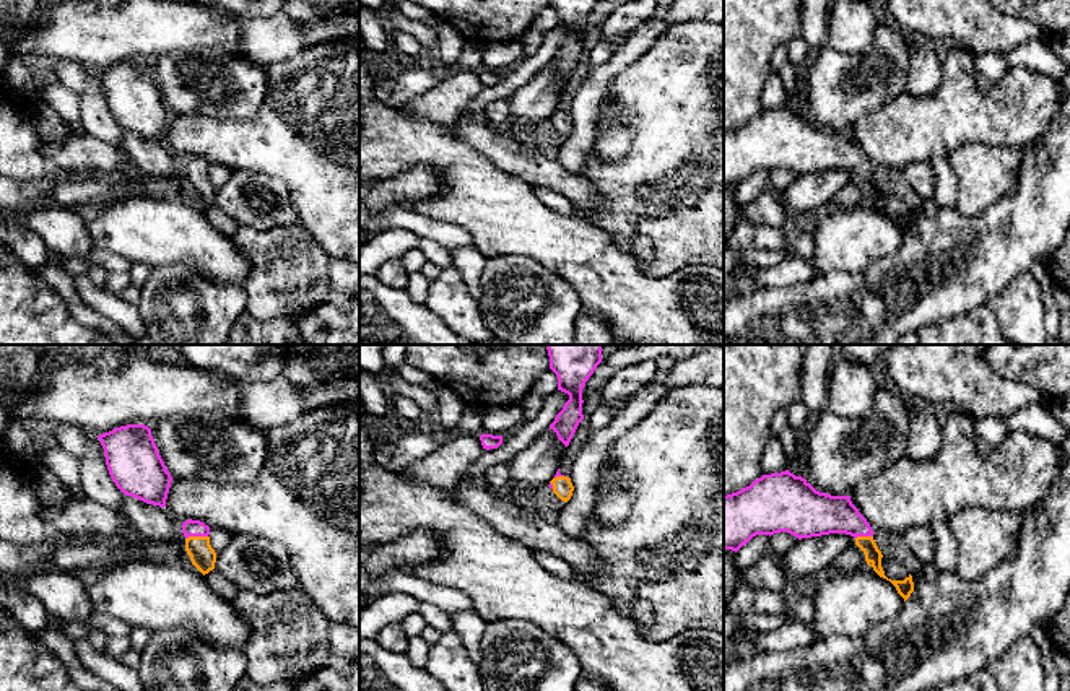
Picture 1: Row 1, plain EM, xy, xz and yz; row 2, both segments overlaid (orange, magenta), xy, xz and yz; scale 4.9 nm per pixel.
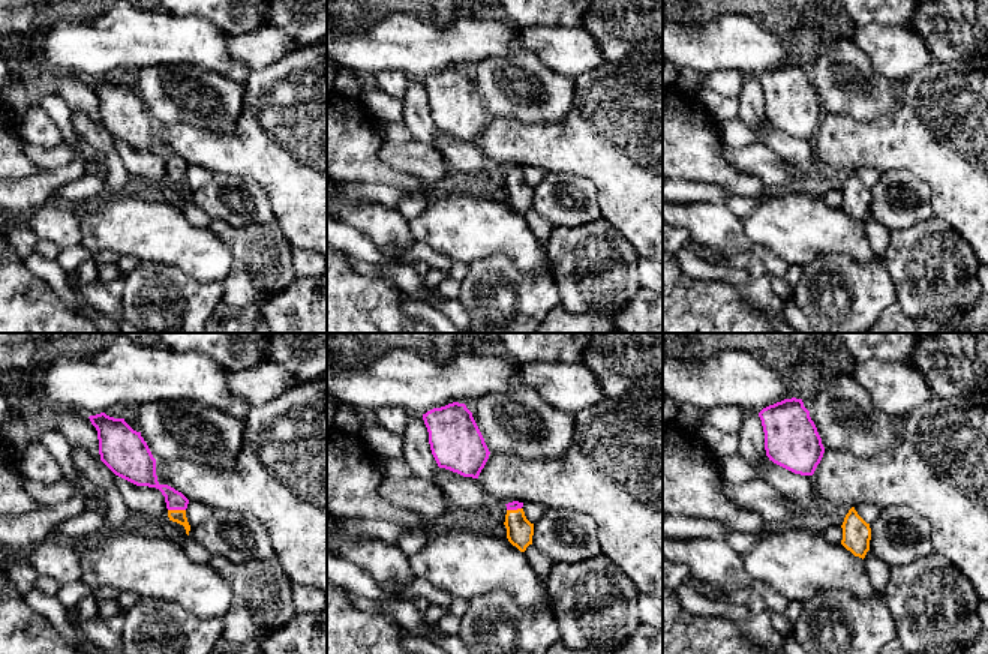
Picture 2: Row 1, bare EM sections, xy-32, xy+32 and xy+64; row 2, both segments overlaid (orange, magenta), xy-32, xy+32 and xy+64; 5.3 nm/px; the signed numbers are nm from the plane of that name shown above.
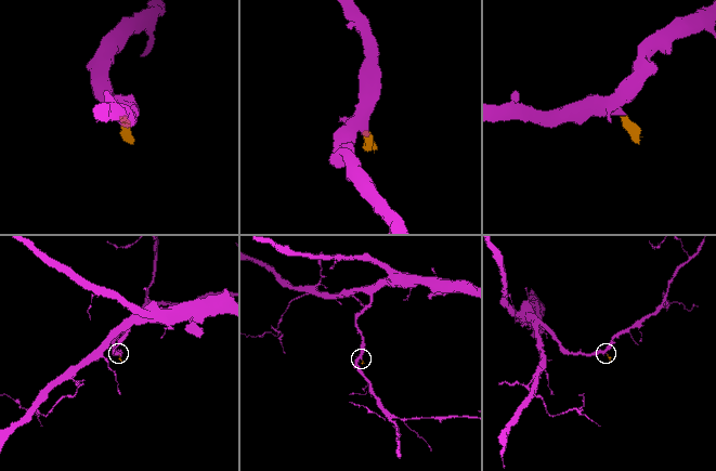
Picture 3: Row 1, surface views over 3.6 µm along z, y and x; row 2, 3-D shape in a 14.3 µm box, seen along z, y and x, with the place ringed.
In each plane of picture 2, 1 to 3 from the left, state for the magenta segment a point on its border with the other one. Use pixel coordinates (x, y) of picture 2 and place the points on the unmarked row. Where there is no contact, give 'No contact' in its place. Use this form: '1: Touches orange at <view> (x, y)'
1: Touches orange at xy-32 (177, 174)
2: Touches orange at xy+32 (513, 174)
3: No contact

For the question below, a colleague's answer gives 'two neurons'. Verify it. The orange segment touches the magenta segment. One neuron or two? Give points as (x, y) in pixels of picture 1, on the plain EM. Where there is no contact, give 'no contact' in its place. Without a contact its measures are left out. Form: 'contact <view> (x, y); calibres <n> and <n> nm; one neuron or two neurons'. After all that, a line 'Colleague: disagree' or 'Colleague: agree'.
contact xy (195, 173); calibres 120 and 80 nm; one neuron
Colleague: disagree

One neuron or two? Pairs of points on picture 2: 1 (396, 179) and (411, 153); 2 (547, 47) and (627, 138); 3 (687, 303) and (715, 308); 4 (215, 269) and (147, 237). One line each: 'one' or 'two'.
1: two
2: two
3: one
4: one

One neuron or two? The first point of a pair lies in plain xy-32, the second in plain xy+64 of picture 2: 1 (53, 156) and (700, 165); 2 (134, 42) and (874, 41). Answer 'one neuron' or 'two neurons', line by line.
1: two neurons
2: two neurons

